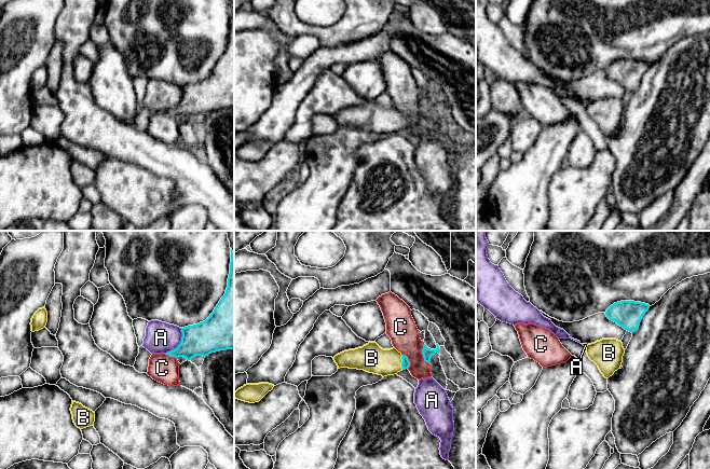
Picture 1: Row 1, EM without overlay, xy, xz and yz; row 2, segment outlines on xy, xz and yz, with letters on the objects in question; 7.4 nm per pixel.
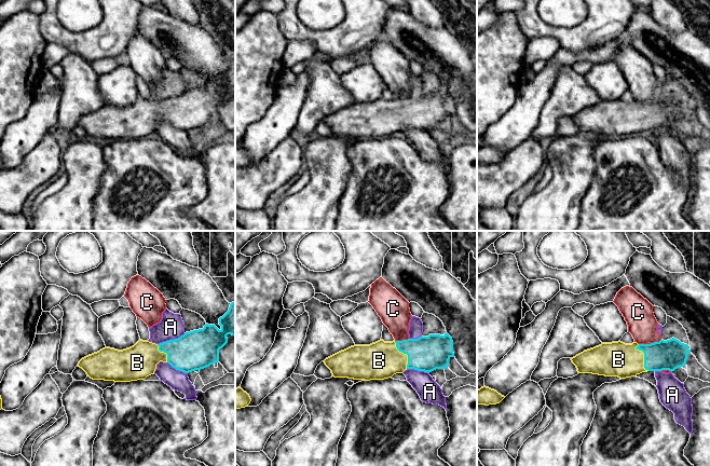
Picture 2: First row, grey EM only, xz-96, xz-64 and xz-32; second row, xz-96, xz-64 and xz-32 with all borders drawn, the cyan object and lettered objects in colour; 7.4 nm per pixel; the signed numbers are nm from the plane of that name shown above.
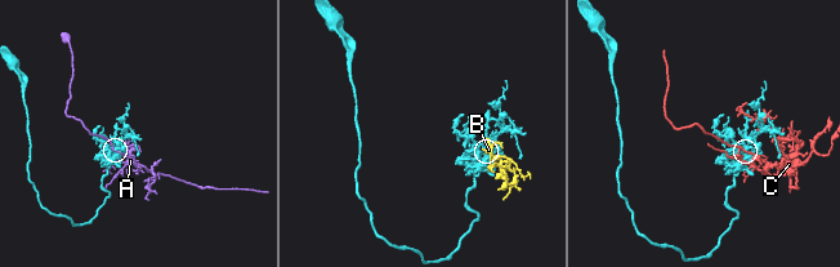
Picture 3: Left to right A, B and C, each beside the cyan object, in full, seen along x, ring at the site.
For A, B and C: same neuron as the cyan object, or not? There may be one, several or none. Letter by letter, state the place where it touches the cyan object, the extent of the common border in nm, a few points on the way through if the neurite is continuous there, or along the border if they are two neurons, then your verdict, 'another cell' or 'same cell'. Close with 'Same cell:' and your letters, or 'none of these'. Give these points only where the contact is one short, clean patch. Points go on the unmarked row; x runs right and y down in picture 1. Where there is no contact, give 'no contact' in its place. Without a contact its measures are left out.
A: contact xy (180, 101); length 240 nm; another cell
B: contact xz (401, 121); length 110 nm; way xz (406, 122), (401, 121), (378, 120), (371, 116); same cell
C: contact xz (422, 112); length 160 nm; border xz (423, 102), (422, 115), (428, 122); another cell
Same cell: B

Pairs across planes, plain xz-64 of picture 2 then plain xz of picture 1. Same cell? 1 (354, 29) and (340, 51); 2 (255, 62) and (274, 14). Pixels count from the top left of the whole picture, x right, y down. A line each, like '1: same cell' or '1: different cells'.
1: different cells
2: different cells

